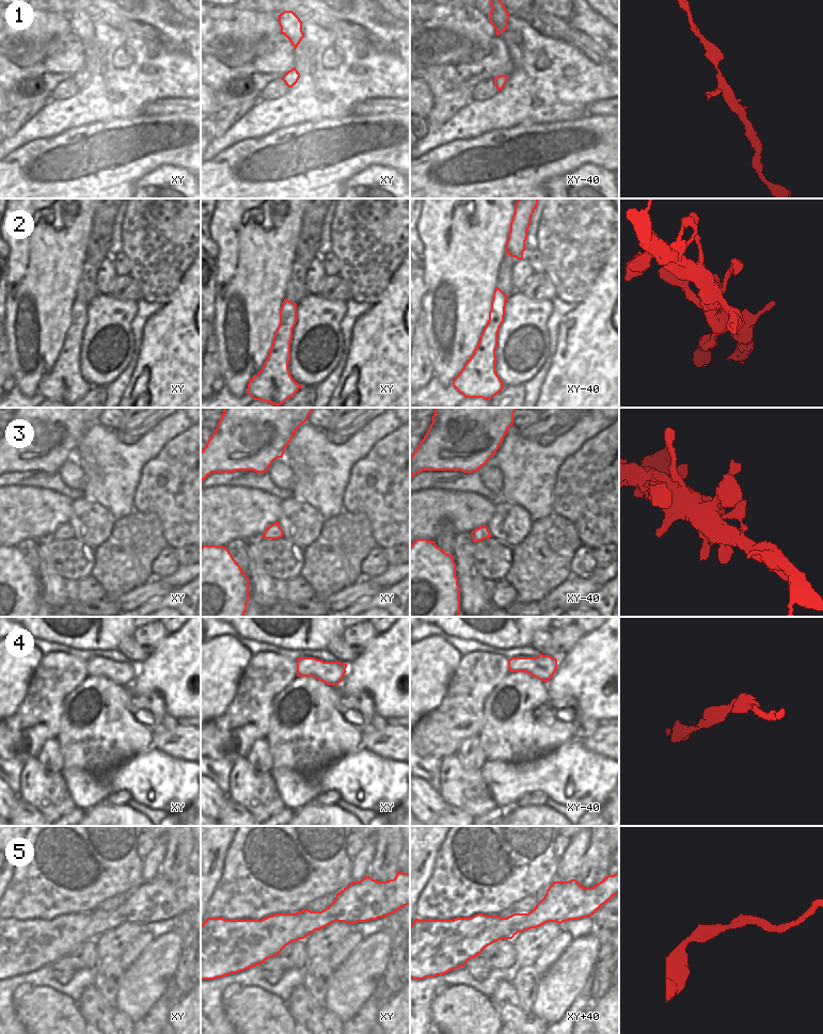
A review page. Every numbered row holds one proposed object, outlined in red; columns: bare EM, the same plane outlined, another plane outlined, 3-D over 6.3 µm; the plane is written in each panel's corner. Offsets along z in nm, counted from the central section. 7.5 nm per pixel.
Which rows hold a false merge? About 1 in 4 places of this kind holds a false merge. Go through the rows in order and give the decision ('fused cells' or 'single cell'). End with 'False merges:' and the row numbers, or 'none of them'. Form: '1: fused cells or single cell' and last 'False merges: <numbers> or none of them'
1: single cell
2: single cell
3: single cell
4: single cell
5: single cell
False merges: none of them

